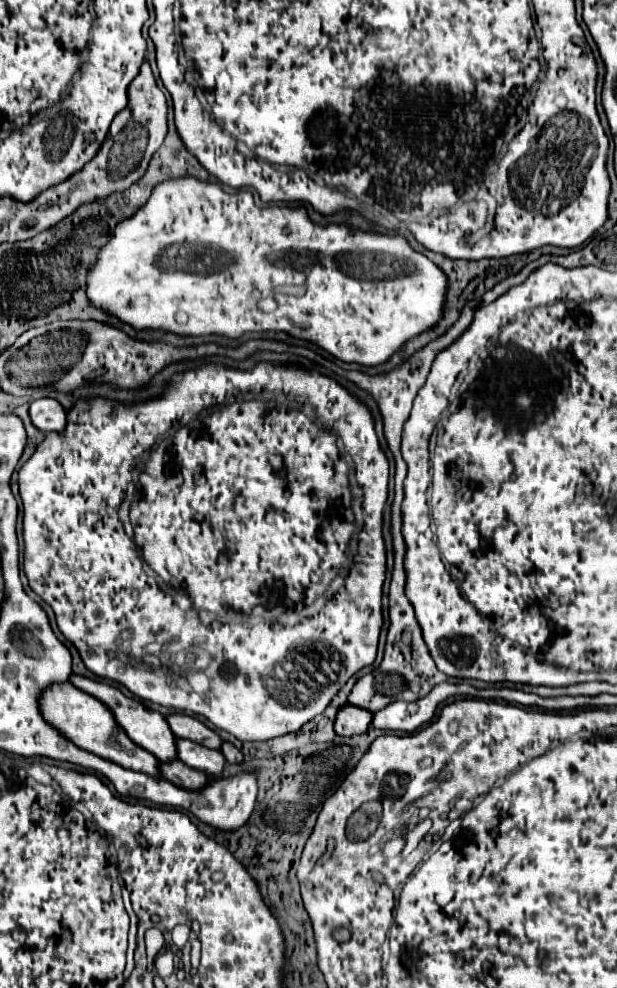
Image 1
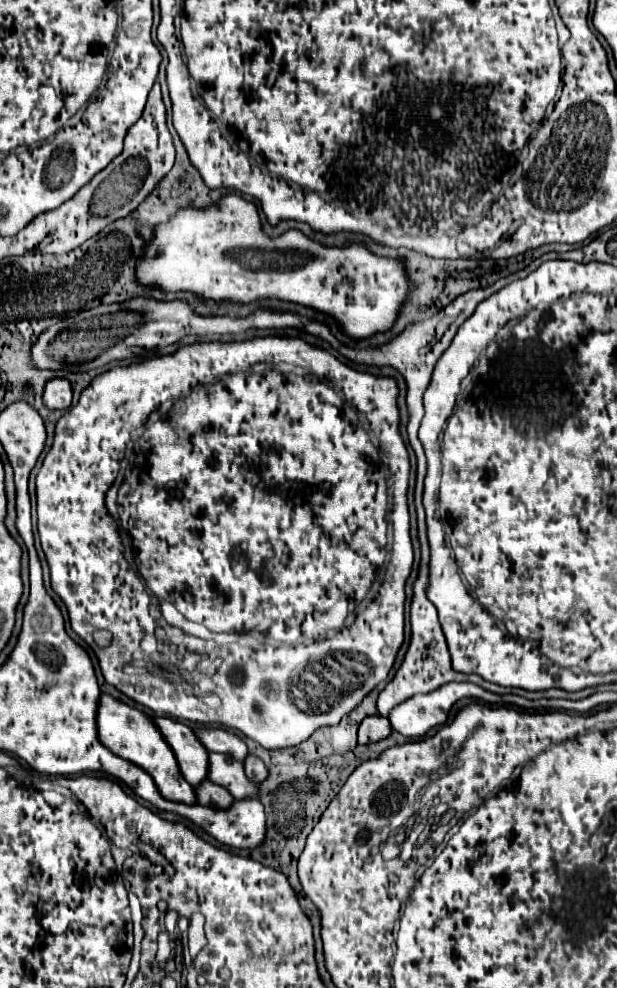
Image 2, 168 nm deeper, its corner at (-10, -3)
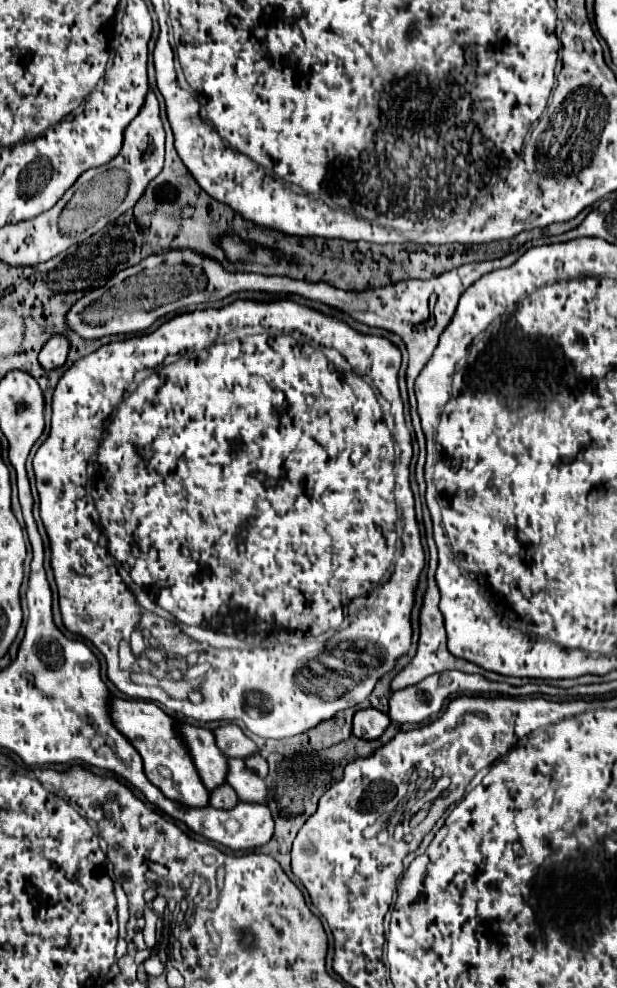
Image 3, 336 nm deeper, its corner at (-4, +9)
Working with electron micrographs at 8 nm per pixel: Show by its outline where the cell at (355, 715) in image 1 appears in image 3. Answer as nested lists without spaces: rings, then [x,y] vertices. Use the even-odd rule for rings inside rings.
[[[361,709],[353,717],[353,735],[359,739],[377,739],[389,727],[389,717],[379,709]]]

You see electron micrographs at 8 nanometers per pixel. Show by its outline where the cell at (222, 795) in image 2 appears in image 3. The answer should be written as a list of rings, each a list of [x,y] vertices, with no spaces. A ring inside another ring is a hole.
[[[227,783],[215,787],[215,789],[209,793],[209,805],[217,807],[217,809],[229,809],[229,807],[233,807],[237,801],[239,801],[237,793],[235,793],[233,787],[229,787]]]

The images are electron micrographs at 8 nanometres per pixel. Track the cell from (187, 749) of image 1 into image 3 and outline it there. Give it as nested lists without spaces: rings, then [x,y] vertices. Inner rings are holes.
[[[227,757],[227,783],[237,791],[241,801],[249,803],[265,803],[267,787],[261,777],[253,775],[243,763],[243,759]]]

